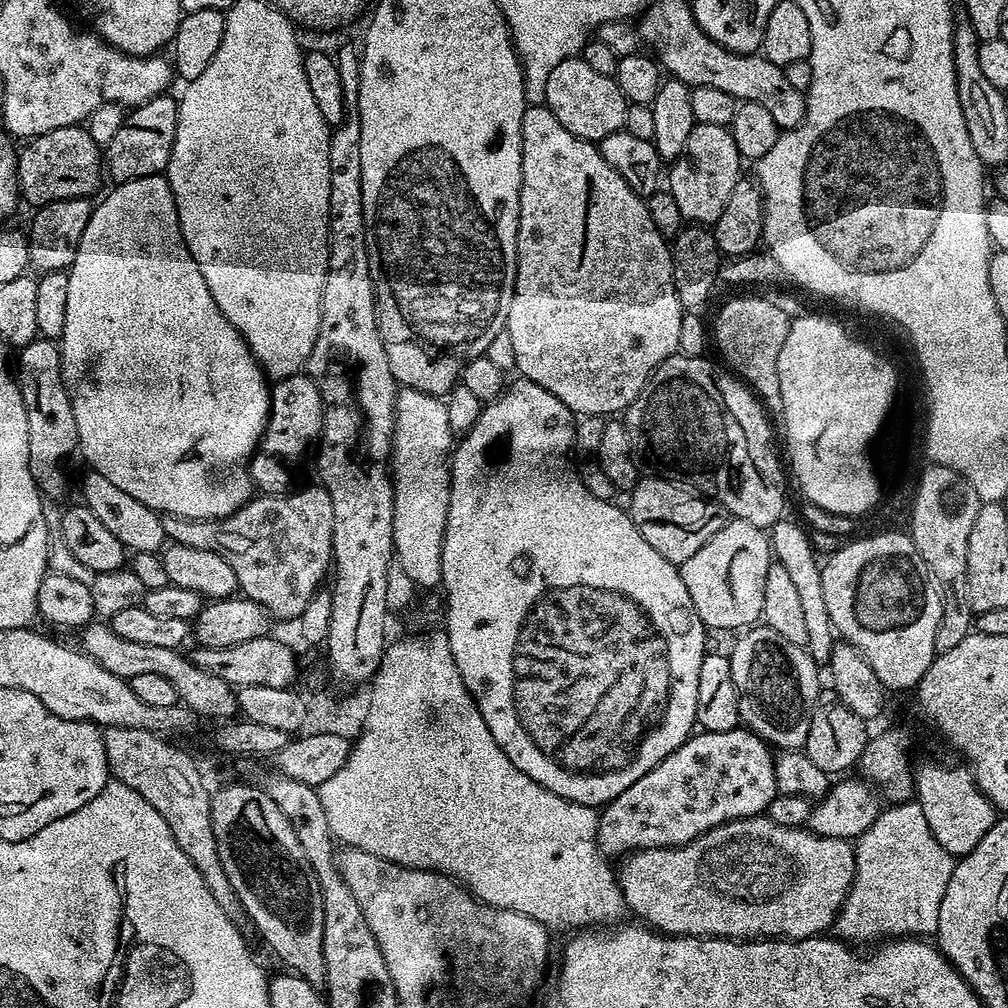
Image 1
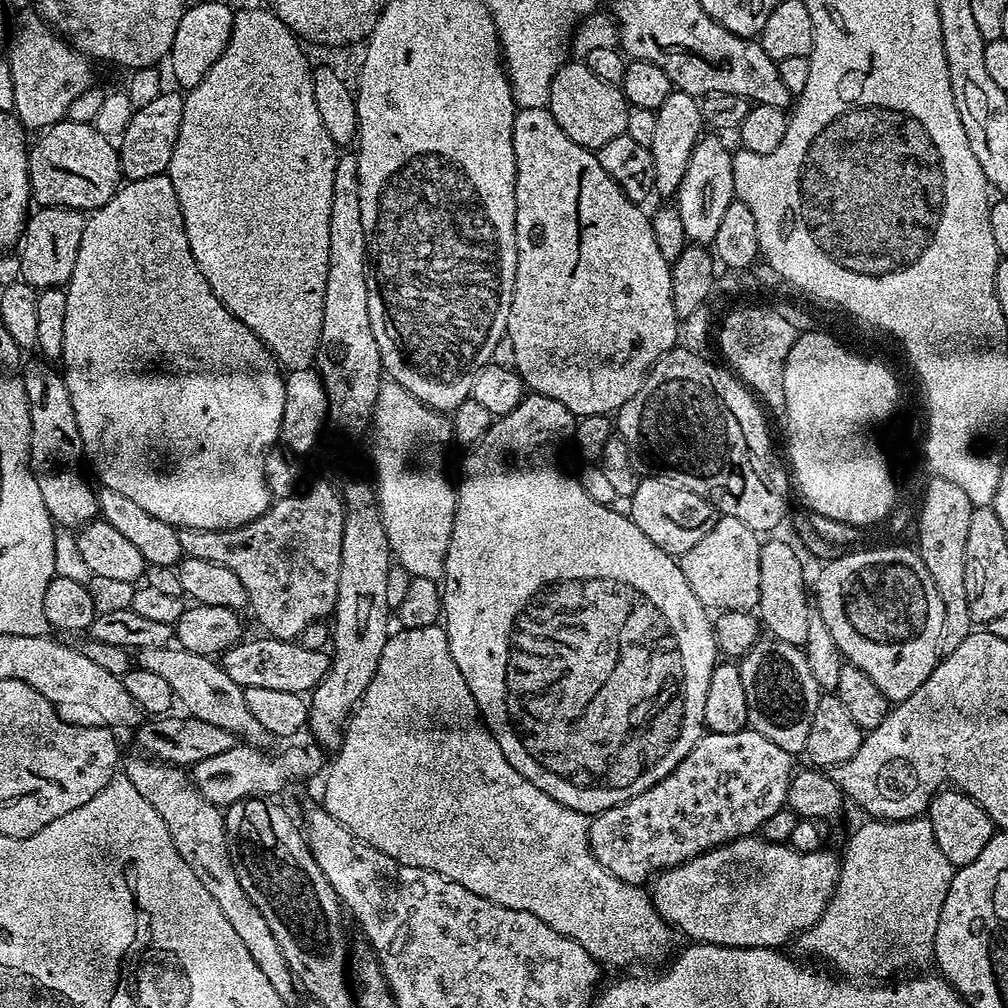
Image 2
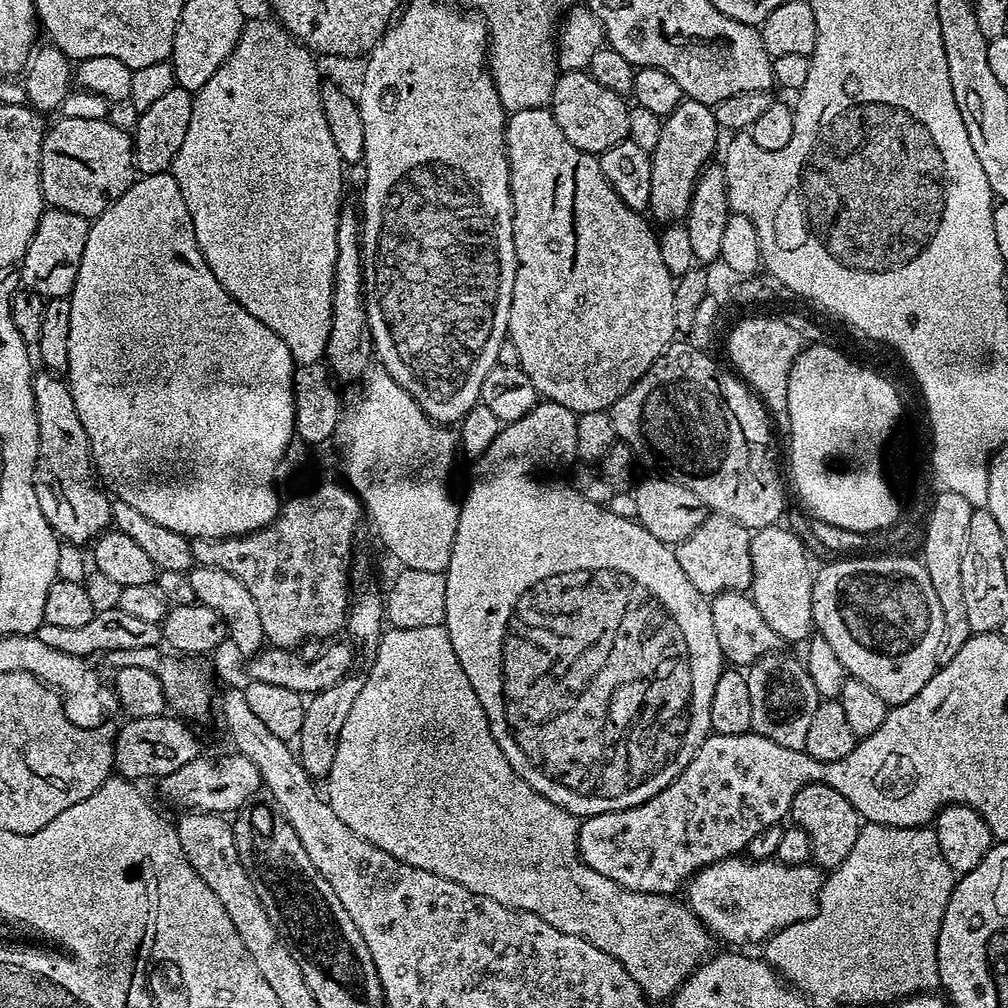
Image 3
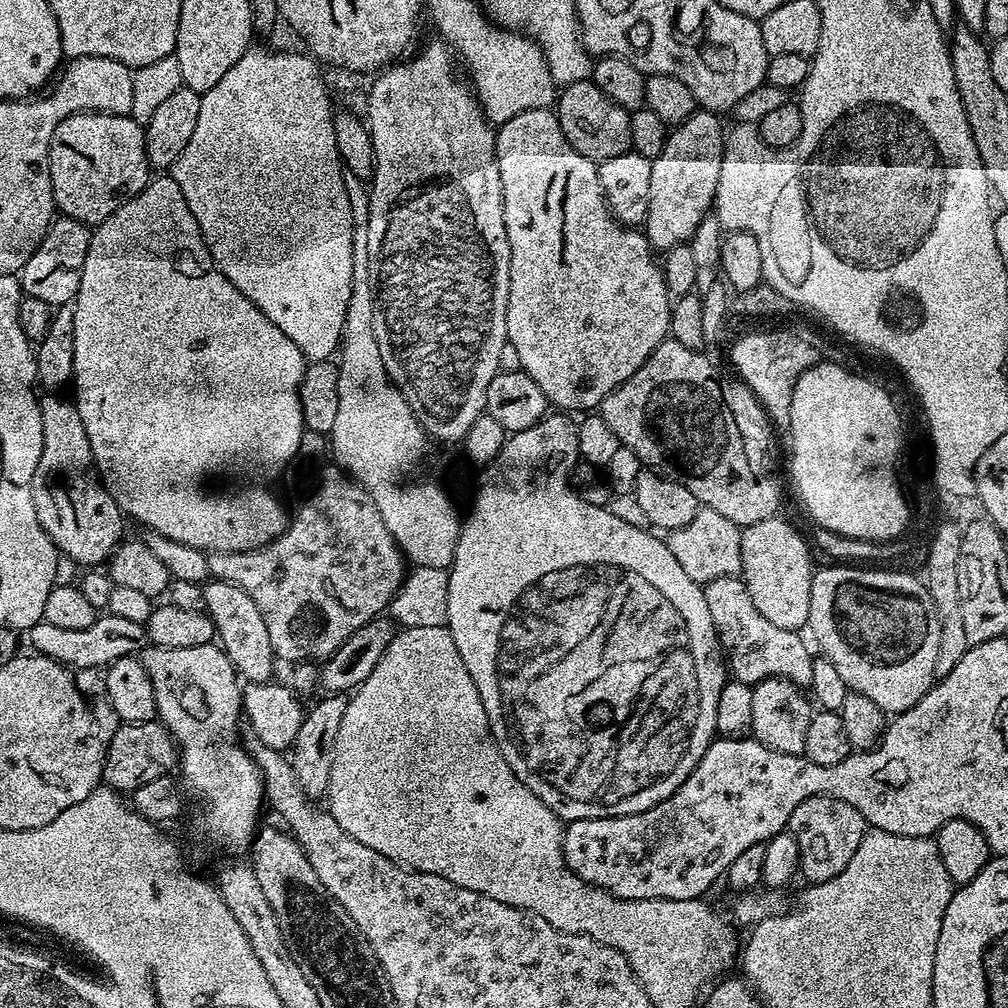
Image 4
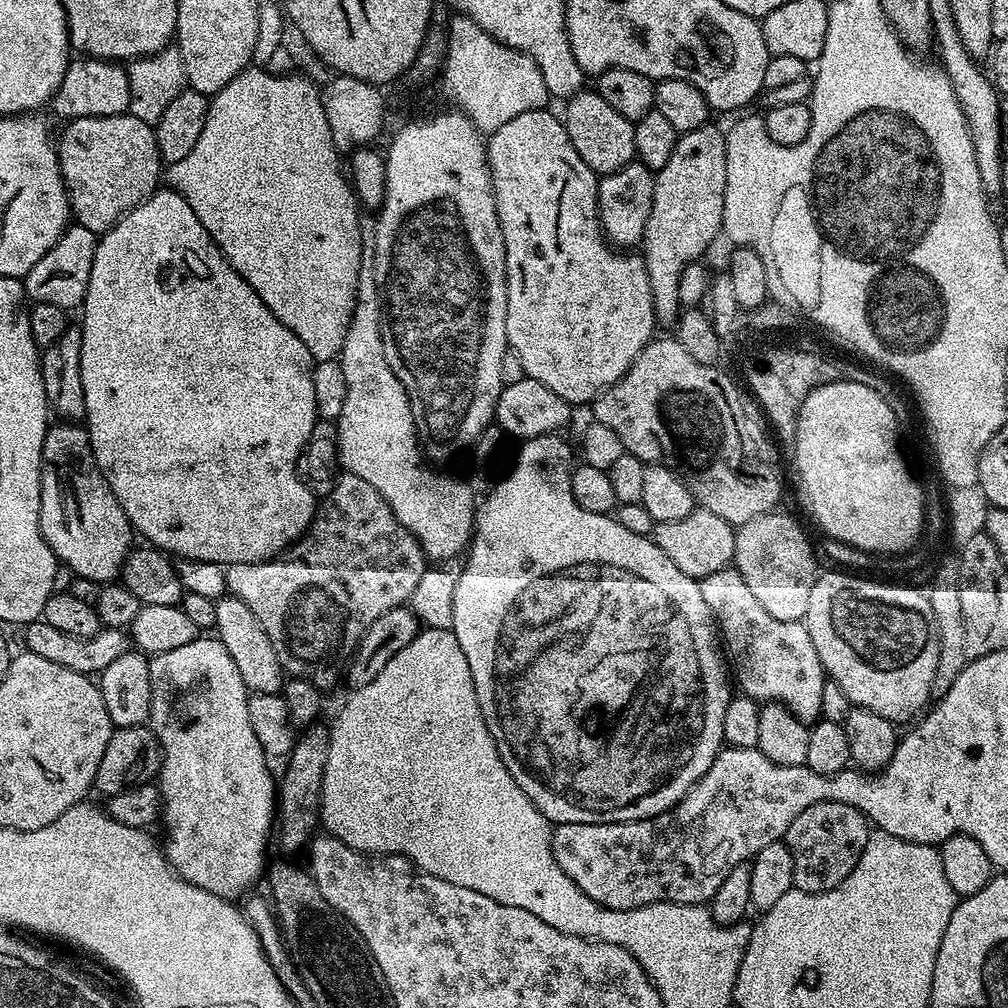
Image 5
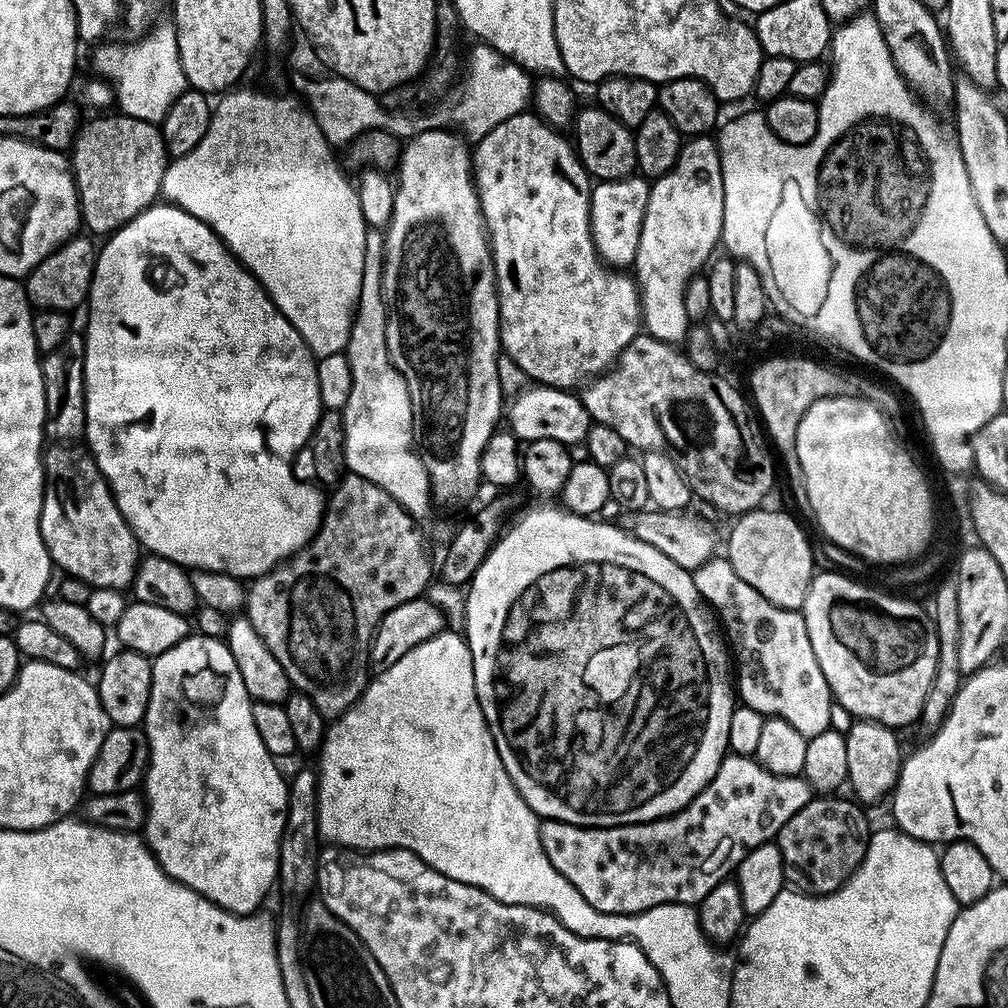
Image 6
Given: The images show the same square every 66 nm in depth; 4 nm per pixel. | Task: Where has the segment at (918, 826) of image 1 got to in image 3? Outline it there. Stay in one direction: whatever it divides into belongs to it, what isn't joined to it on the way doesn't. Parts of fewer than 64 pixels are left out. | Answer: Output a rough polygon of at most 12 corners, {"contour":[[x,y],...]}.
{"contour":[[865,823],[762,959],[820,1004],[940,988],[935,827]]}

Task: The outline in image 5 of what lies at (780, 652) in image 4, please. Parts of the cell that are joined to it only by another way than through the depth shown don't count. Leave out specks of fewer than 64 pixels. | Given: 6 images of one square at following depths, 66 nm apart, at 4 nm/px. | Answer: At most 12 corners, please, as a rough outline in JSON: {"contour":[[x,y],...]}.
{"contour":[[727,566],[698,580],[739,691],[820,716],[807,623],[774,618]]}

